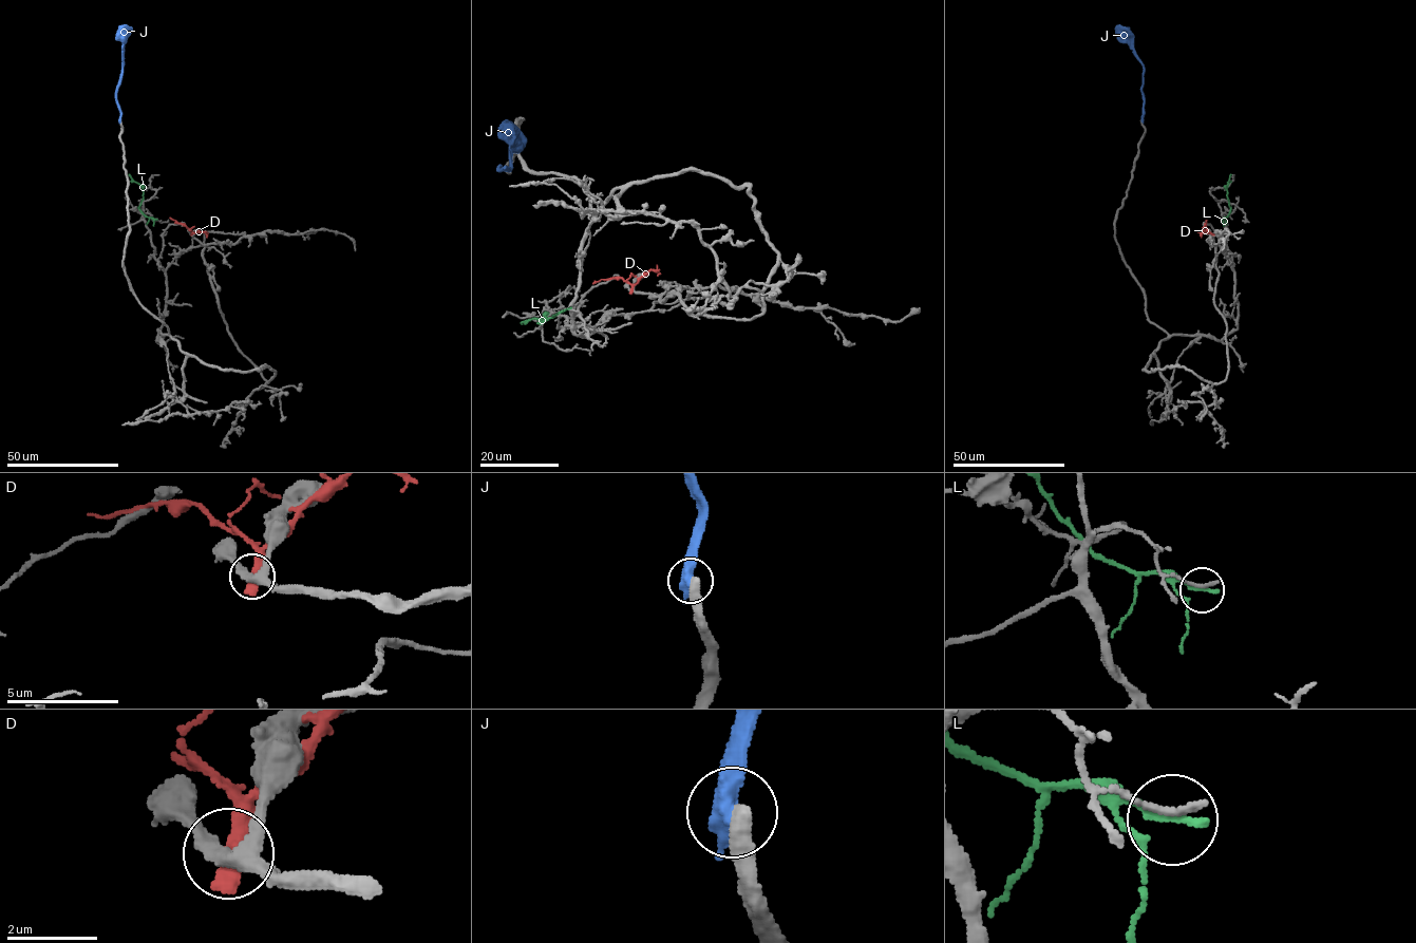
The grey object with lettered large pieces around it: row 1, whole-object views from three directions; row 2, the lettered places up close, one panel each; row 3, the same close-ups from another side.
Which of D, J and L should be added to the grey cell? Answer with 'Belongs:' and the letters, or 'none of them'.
Belongs: none of them

